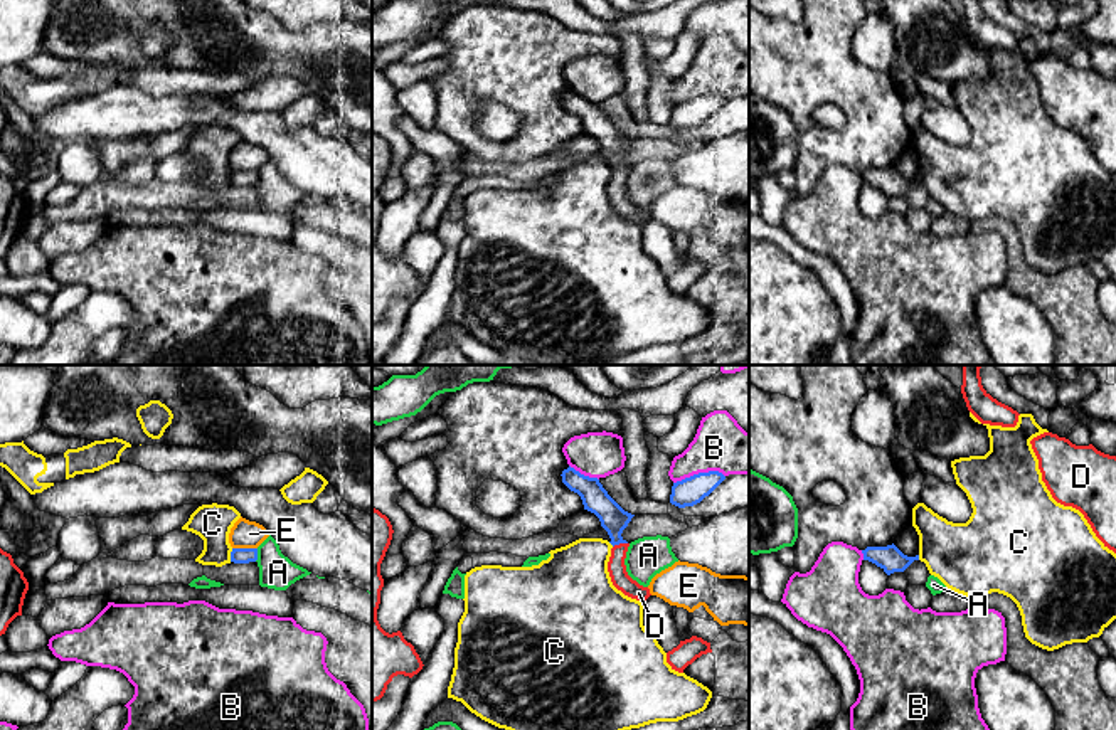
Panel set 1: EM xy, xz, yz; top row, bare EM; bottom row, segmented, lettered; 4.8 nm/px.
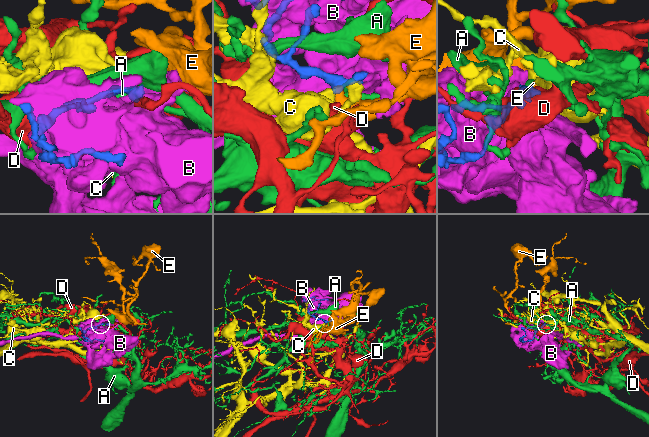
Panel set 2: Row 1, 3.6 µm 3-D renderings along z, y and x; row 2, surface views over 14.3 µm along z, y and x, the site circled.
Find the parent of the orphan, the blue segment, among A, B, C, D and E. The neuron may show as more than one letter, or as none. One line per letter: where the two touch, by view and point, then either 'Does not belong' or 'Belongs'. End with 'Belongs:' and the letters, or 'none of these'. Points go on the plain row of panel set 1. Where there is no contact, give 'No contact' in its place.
A: Touches blue at xy (256, 179). Does not belong
B: Touches blue at xz (699, 96). Does not belong
C: Touches blue at xy (231, 179). Does not belong
D: Touches blue at xz (620, 165). Belongs
E: Touches blue at xy (244, 172). Does not belong
Belongs: D

